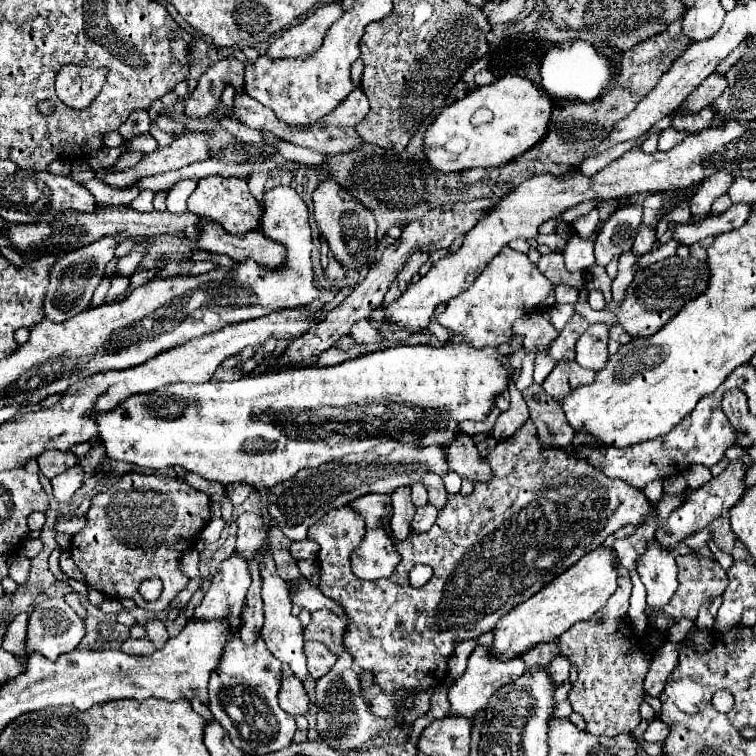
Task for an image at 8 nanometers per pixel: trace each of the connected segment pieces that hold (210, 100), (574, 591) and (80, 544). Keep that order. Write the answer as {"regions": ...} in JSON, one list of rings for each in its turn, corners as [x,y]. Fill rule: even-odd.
{"regions":[[[[232,58],[212,64],[198,80],[194,92],[184,100],[184,114],[190,118],[208,118],[220,106],[220,96],[226,84],[234,86],[236,94],[244,92],[244,62]]],[[[604,546],[582,556],[582,560],[578,560],[574,566],[562,572],[546,588],[542,588],[530,600],[518,604],[498,620],[496,628],[492,630],[494,642],[490,644],[490,654],[498,660],[518,658],[542,642],[552,642],[568,628],[572,628],[576,622],[590,620],[602,606],[606,606],[608,598],[614,594],[618,586],[618,574],[614,570],[614,564],[616,556]]],[[[132,470],[124,474],[108,492],[100,492],[90,500],[90,510],[86,514],[86,526],[70,540],[70,554],[80,572],[84,574],[90,588],[98,590],[108,598],[130,598],[138,608],[146,608],[152,612],[162,612],[170,606],[180,590],[188,586],[188,576],[180,568],[180,558],[186,550],[194,548],[200,540],[200,532],[210,522],[210,500],[204,492],[188,486],[184,480],[174,476],[158,476],[148,472]],[[146,578],[160,578],[164,584],[164,592],[158,600],[146,602],[138,594],[138,586]]]]}

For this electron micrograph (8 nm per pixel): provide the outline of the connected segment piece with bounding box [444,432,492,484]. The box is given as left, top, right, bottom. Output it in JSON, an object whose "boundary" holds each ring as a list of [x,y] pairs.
{"boundary":[[[458,434],[450,444],[444,444],[446,458],[450,460],[450,470],[460,474],[462,478],[476,482],[488,482],[492,476],[490,466],[478,454],[474,440],[468,434]]]}

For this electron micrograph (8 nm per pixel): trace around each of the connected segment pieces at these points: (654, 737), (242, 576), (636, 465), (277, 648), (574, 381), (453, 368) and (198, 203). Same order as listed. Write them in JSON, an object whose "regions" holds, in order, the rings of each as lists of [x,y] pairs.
{"regions":[[[[656,718],[656,720],[648,726],[648,730],[644,732],[644,742],[662,742],[662,740],[666,740],[668,730],[670,730],[670,728]]],[[[232,554],[220,562],[214,572],[212,586],[206,592],[202,604],[196,608],[194,618],[228,618],[232,628],[240,628],[240,614],[244,608],[244,596],[252,584],[248,562]]],[[[720,388],[712,392],[710,396],[704,396],[694,408],[694,412],[686,416],[686,420],[682,420],[682,424],[678,424],[678,428],[674,428],[666,436],[640,442],[630,448],[604,448],[604,446],[600,450],[582,448],[576,454],[592,462],[596,468],[602,468],[604,472],[608,472],[610,478],[626,480],[634,488],[644,488],[652,480],[678,476],[692,464],[702,464],[710,468],[718,464],[724,458],[726,448],[734,444],[734,428],[730,428],[730,422],[726,422],[726,416],[720,408],[722,396],[724,392]]],[[[266,548],[262,556],[262,568],[260,568],[260,578],[262,578],[262,602],[264,602],[264,626],[262,626],[262,640],[266,642],[266,648],[284,664],[290,666],[292,674],[298,680],[308,678],[308,668],[306,668],[306,654],[304,654],[304,636],[302,636],[302,624],[300,620],[292,614],[292,600],[286,582],[278,576],[272,550]]],[[[574,360],[558,362],[556,368],[548,374],[548,378],[542,382],[542,388],[546,390],[546,394],[560,400],[562,396],[566,396],[566,392],[572,392],[574,388],[584,384],[592,384],[594,376],[594,370],[580,368],[580,364],[576,364]]],[[[456,336],[444,346],[394,346],[334,366],[284,368],[264,376],[244,376],[233,382],[174,383],[146,394],[132,394],[114,410],[92,414],[98,424],[96,436],[112,460],[152,470],[182,466],[188,472],[222,484],[256,484],[264,498],[260,514],[264,520],[270,520],[272,516],[266,508],[268,488],[288,480],[298,470],[318,468],[320,464],[350,454],[350,438],[354,436],[388,436],[434,446],[450,442],[460,432],[460,422],[484,420],[492,412],[496,396],[510,384],[510,370],[504,358],[522,348],[522,340],[522,336],[512,336],[510,342],[496,348],[476,350],[468,346],[462,336]]],[[[208,176],[198,180],[196,190],[188,198],[188,210],[200,218],[212,220],[220,224],[228,234],[242,236],[246,232],[260,232],[262,230],[262,204],[250,194],[246,178],[222,178],[222,176]]]]}

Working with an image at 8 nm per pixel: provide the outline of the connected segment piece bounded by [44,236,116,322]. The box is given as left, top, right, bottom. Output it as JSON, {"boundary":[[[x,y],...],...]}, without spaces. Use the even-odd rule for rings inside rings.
{"boundary":[[[108,236],[94,244],[82,246],[74,252],[68,252],[56,260],[56,264],[50,268],[50,284],[46,288],[46,298],[44,298],[44,312],[48,320],[54,320],[54,322],[68,320],[90,306],[92,294],[104,276],[104,268],[114,258],[114,248],[116,244]]]}

